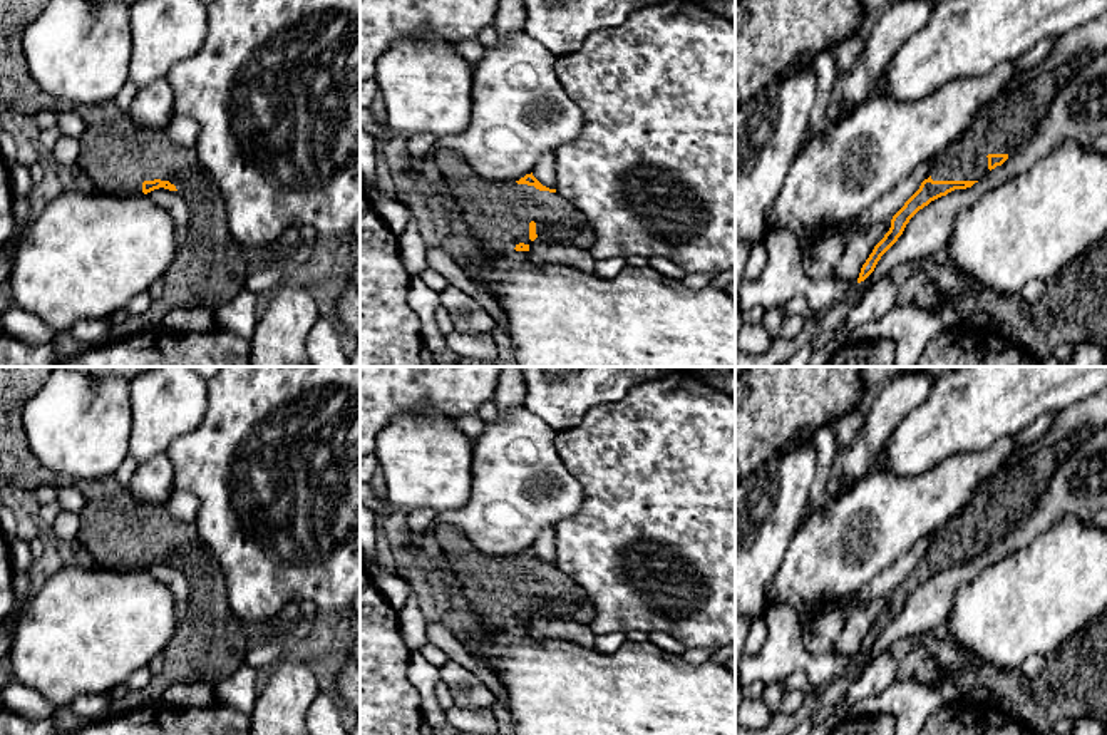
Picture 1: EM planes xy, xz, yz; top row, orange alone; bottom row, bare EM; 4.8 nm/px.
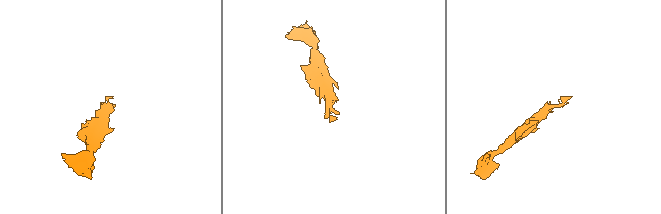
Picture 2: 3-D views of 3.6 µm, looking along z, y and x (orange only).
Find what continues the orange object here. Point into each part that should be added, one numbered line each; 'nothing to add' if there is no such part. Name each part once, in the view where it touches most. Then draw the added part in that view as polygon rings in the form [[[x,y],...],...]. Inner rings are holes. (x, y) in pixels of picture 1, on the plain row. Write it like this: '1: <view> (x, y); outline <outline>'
1: yz (1014, 486); outline [[[1080,429],[1072,439],[1037,450],[1017,462],[1012,454],[975,492],[963,511],[940,529],[933,556],[980,556],[988,551],[988,529],[1012,529],[1017,516],[1038,502],[1057,469],[1092,434]]]

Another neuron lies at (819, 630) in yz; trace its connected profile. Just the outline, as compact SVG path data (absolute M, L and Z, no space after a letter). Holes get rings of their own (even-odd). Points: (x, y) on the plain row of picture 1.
M935 531L923 537L911 551L862 588L856 599L842 599L839 604L827 604L811 614L801 616L801 640L804 648L814 656L836 655L836 640L844 626L847 611L893 593L919 564L921 558L931 551L938 534L940 531Z

